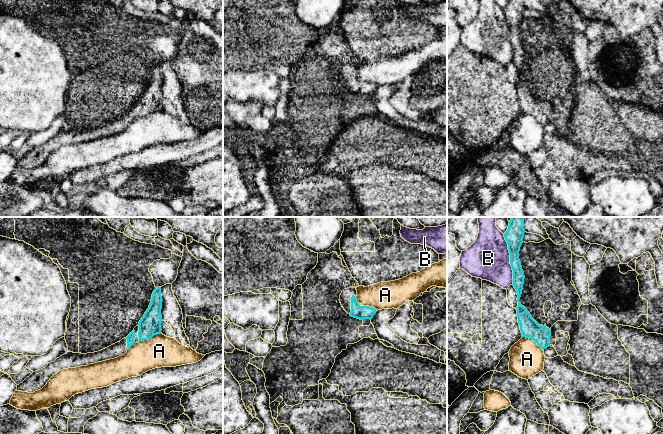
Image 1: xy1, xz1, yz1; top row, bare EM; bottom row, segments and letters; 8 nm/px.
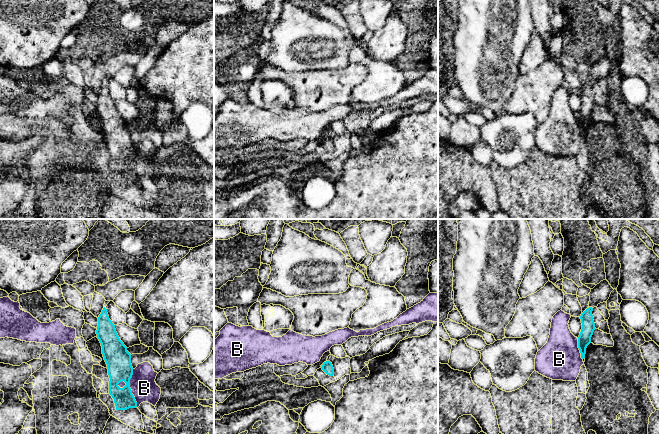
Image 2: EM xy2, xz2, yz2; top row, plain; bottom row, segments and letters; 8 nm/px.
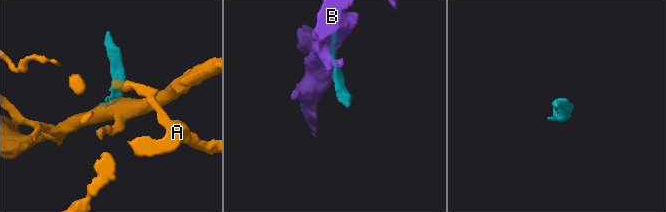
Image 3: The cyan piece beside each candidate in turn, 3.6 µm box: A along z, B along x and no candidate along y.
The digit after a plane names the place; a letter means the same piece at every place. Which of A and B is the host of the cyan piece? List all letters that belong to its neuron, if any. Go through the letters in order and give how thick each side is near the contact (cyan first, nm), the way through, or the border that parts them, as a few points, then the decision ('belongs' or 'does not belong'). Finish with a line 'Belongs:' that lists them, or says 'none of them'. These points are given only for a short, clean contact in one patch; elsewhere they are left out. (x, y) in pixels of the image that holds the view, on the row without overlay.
A: 150 nm thick on the cyan side, 280 nm on the other; border along yz1 (522, 112), (531, 114), (543, 125); does not belong
B: 150 nm thick on the cyan side, 340 nm on the other; does not belong
Belongs: none of them

